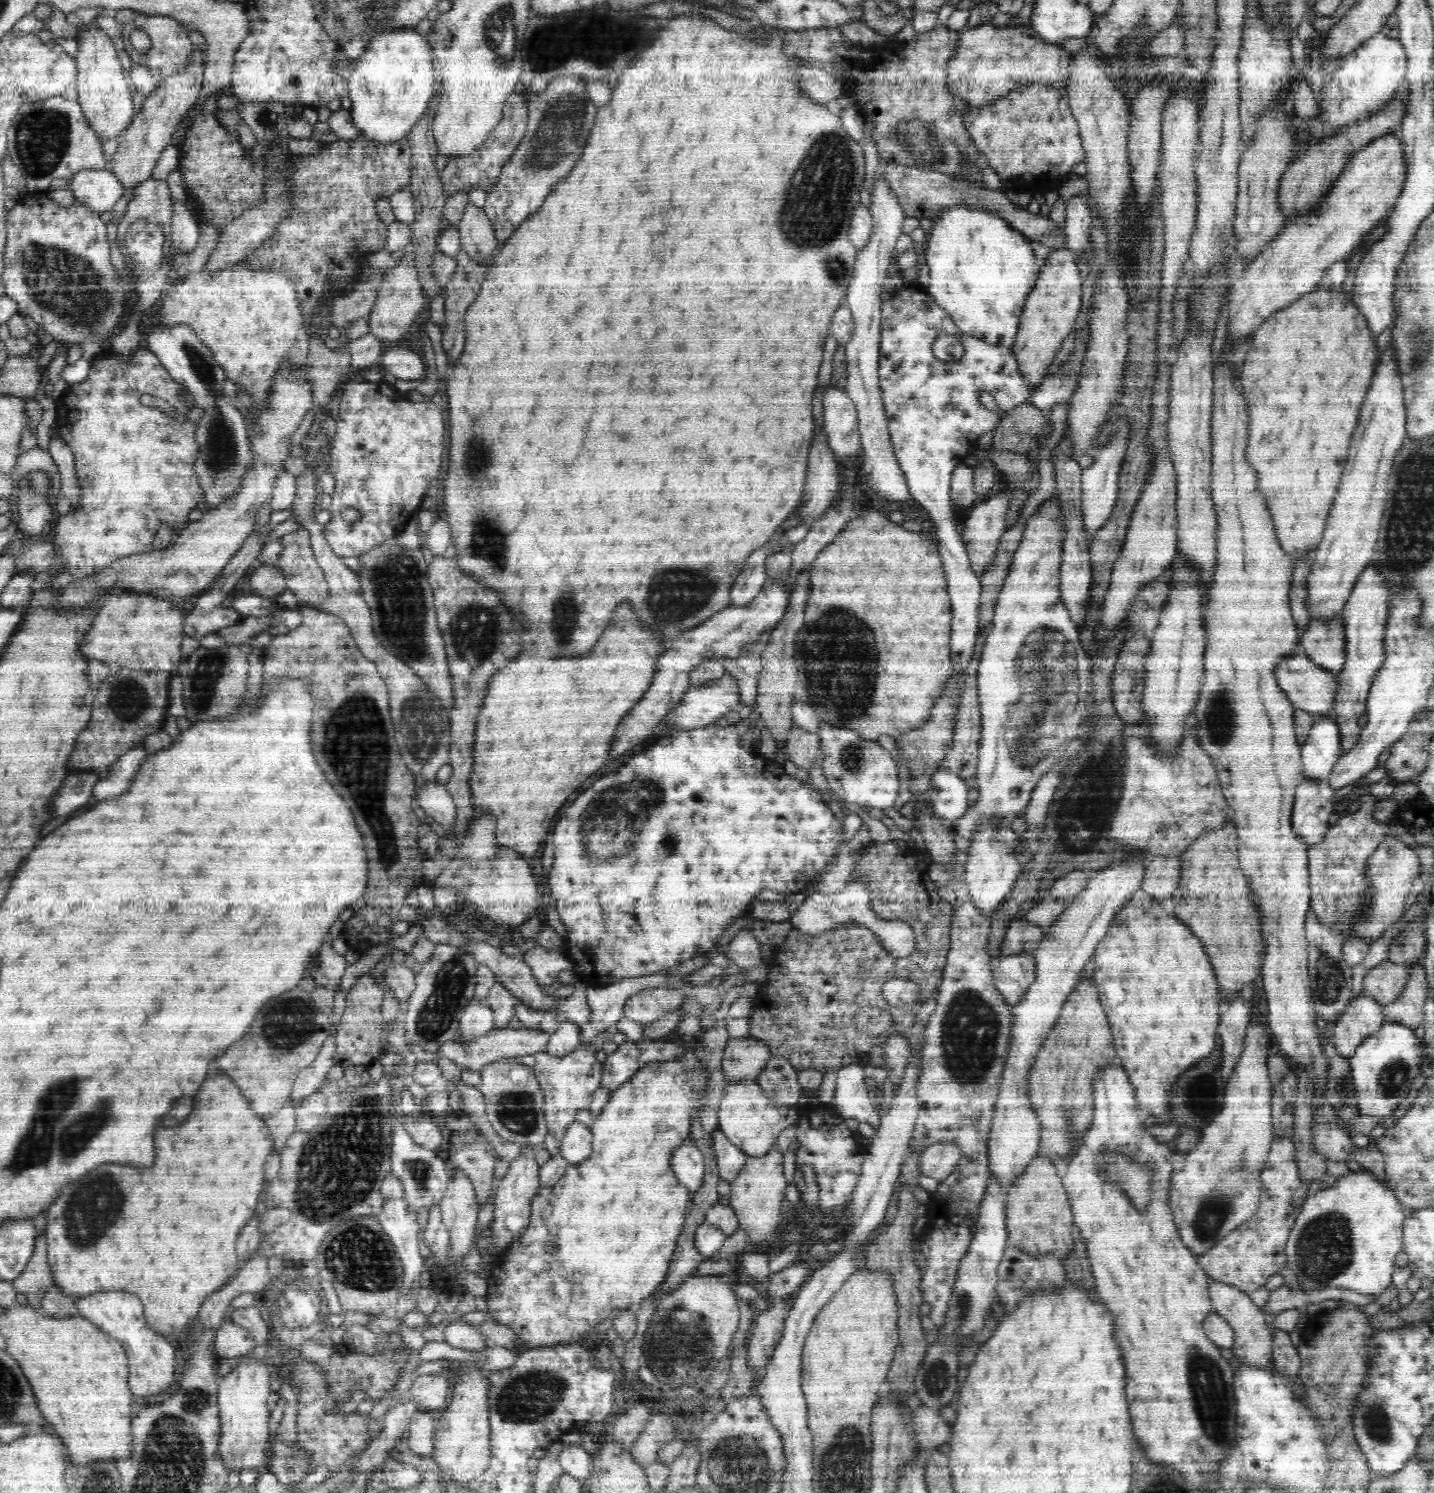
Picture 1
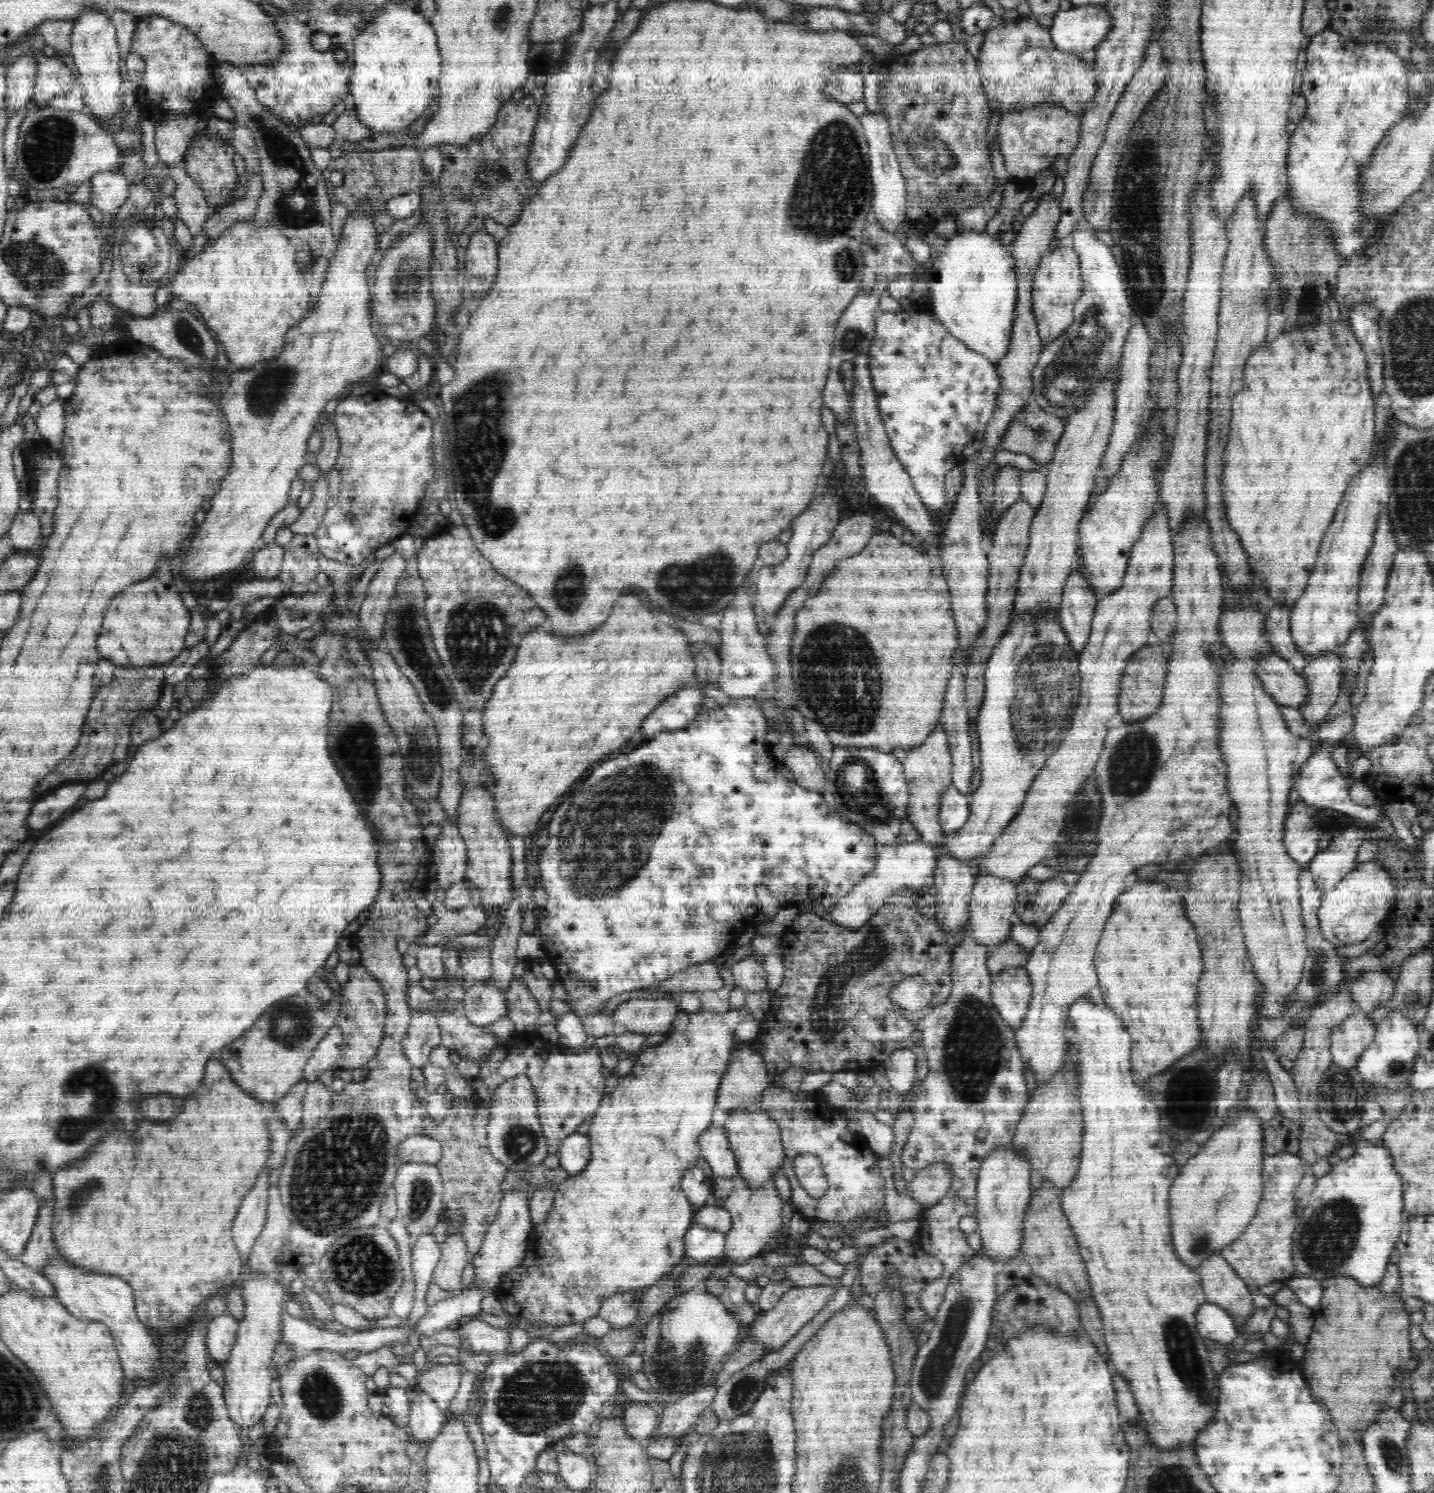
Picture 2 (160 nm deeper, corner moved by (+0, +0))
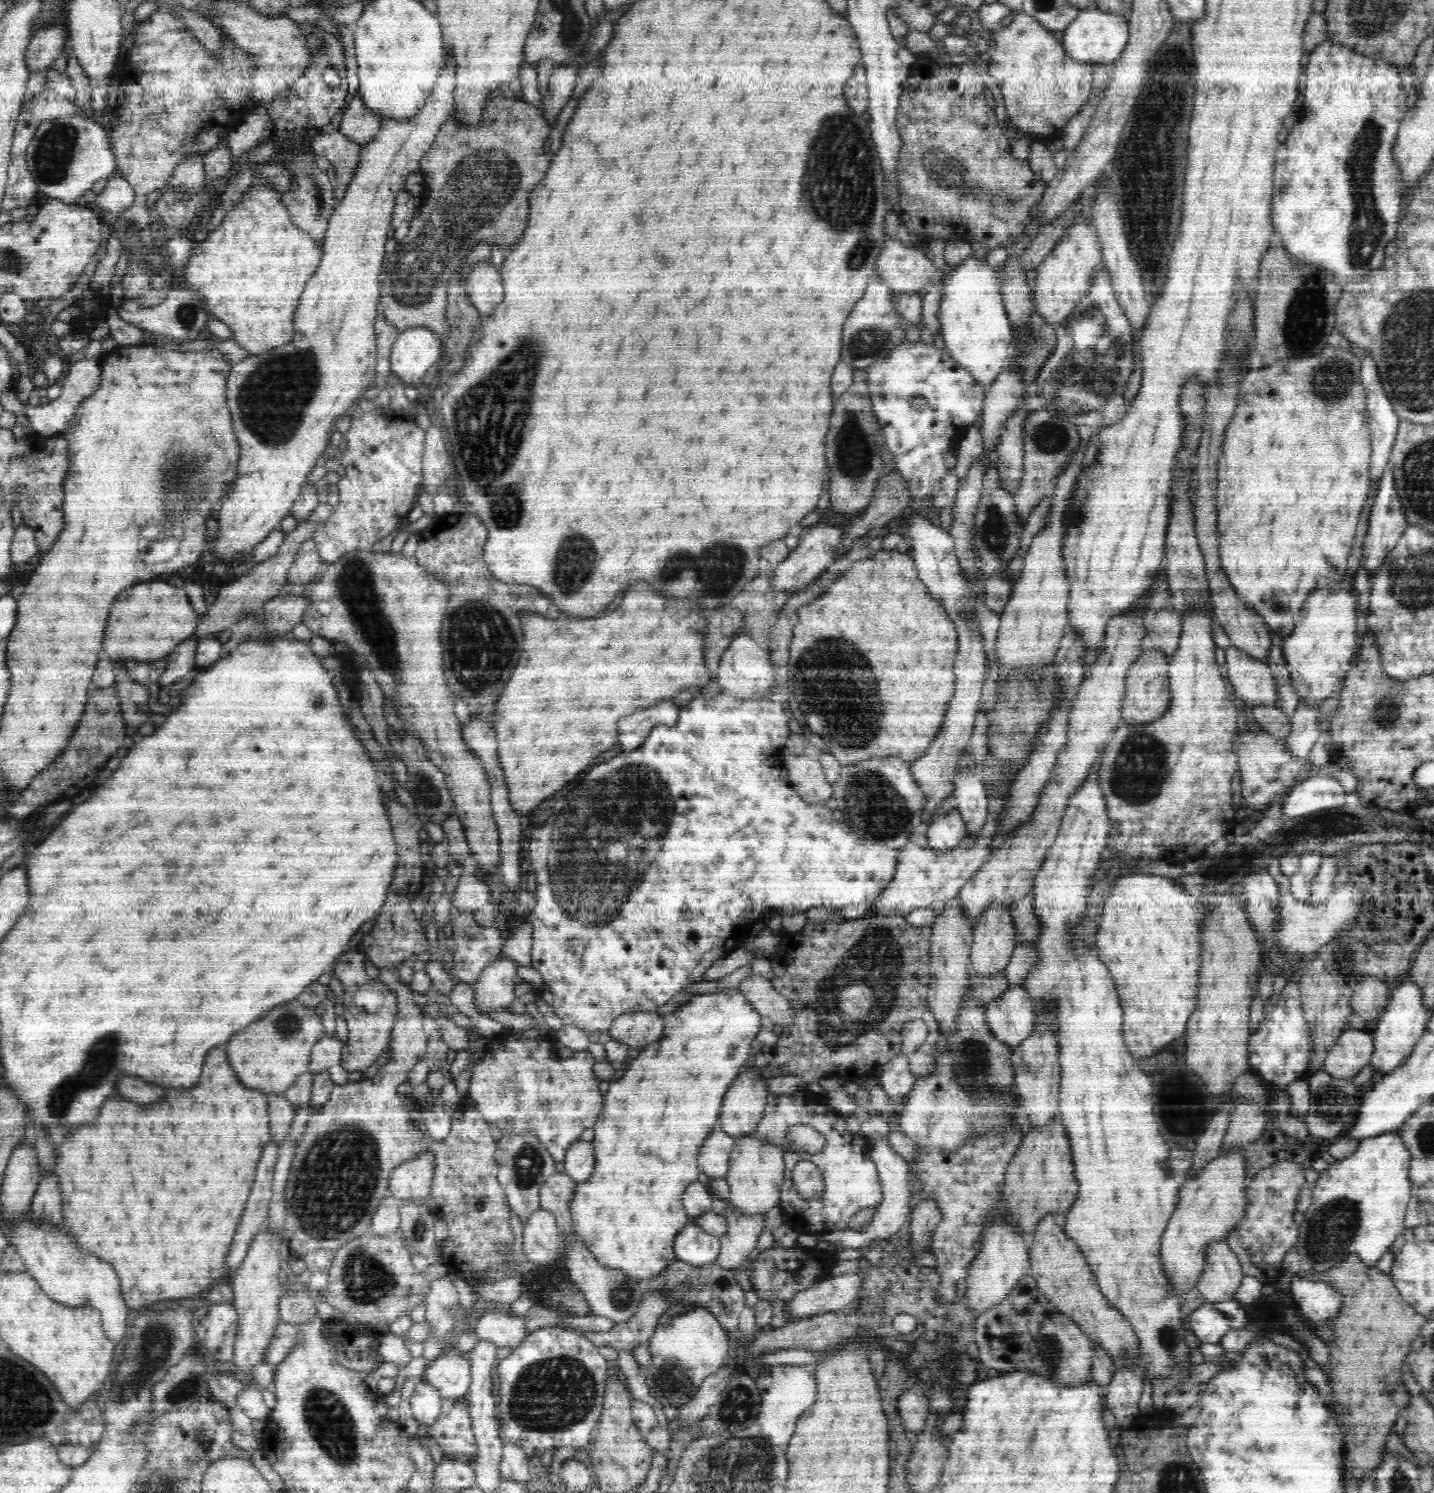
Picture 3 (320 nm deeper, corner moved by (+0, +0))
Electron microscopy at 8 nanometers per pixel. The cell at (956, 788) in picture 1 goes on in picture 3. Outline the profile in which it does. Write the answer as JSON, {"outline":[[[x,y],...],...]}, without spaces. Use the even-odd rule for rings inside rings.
{"outline":[[[950,809],[942,817],[932,820],[927,830],[928,847],[934,850],[945,850],[947,847],[955,846],[967,834],[964,819],[960,810]]]}

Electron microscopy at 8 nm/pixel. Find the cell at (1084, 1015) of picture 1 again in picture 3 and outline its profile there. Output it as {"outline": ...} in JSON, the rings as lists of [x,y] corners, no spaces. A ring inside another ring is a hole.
{"outline":[[[1063,1123],[1046,1124],[1044,1132],[1030,1132],[1016,1151],[1005,1174],[1002,1211],[1008,1221],[1018,1219],[1024,1235],[1032,1236],[1036,1224],[1047,1213],[1054,1213],[1064,1222],[1067,1211],[1079,1190],[1073,1164],[1073,1144]]]}

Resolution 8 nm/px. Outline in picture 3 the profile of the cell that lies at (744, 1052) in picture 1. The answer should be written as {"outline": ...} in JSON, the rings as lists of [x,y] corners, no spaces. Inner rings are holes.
{"outline":[[[752,1061],[747,1062],[735,1078],[724,1094],[717,1128],[736,1140],[742,1134],[754,1135],[770,1090]]]}

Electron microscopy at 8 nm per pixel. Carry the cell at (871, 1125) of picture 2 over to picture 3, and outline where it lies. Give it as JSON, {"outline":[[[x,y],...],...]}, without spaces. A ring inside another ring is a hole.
{"outline":[[[888,1140],[871,1142],[871,1146],[871,1159],[877,1165],[877,1172],[881,1179],[882,1191],[884,1192],[882,1202],[876,1208],[867,1226],[858,1230],[836,1230],[820,1236],[819,1240],[827,1241],[832,1246],[842,1244],[844,1247],[864,1251],[872,1242],[884,1244],[892,1234],[896,1234],[909,1221],[915,1196],[909,1188],[908,1173],[910,1172],[910,1166],[908,1162],[900,1157],[896,1150],[892,1149]]]}

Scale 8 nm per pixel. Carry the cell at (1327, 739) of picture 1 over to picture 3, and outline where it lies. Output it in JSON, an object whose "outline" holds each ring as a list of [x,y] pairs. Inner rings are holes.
{"outline":[[[1320,771],[1316,777],[1296,785],[1287,794],[1281,806],[1283,818],[1292,819],[1298,816],[1336,808],[1346,804],[1347,793],[1328,773]]]}

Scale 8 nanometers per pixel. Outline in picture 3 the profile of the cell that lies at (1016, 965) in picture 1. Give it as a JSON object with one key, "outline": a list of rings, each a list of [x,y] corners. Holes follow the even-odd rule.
{"outline":[[[1023,985],[1008,988],[984,1009],[989,1031],[1012,1050],[1035,1024],[1035,1004]]]}

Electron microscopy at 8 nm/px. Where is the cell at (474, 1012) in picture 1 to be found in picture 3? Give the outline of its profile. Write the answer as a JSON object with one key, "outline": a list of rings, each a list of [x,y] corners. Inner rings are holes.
{"outline":[[[508,957],[491,962],[480,974],[474,985],[474,1006],[480,1013],[499,1008],[505,1009],[515,999],[514,978],[519,964]]]}

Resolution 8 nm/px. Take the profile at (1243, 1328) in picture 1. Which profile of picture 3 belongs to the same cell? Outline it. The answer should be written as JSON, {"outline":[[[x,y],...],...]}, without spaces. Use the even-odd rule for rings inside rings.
{"outline":[[[1214,1241],[1206,1253],[1205,1266],[1196,1286],[1196,1294],[1211,1303],[1233,1301],[1245,1277],[1228,1241]]]}

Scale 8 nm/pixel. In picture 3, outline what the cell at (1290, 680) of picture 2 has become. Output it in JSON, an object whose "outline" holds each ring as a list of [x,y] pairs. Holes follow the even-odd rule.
{"outline":[[[1236,647],[1221,651],[1229,689],[1238,704],[1274,706],[1280,702],[1280,683],[1273,668]]]}

